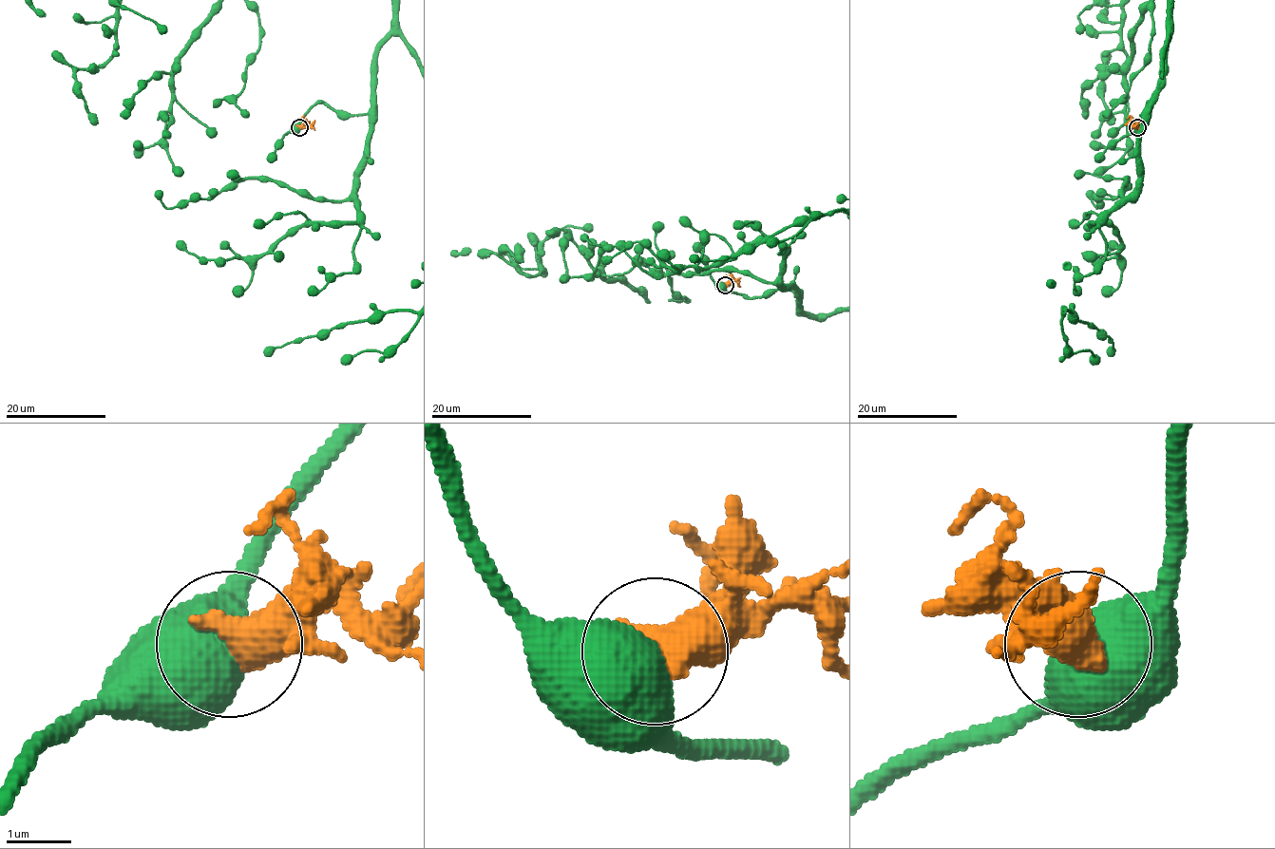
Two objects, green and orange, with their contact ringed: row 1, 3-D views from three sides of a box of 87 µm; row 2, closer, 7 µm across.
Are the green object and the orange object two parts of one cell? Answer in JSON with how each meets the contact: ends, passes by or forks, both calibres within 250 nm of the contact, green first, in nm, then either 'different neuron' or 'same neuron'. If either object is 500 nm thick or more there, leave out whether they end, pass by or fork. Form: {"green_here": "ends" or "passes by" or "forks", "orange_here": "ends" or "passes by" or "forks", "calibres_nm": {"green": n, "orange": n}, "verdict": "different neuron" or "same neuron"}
{"calibres_nm": {"green": 700, "orange": 600}, "verdict": "different neuron"}

